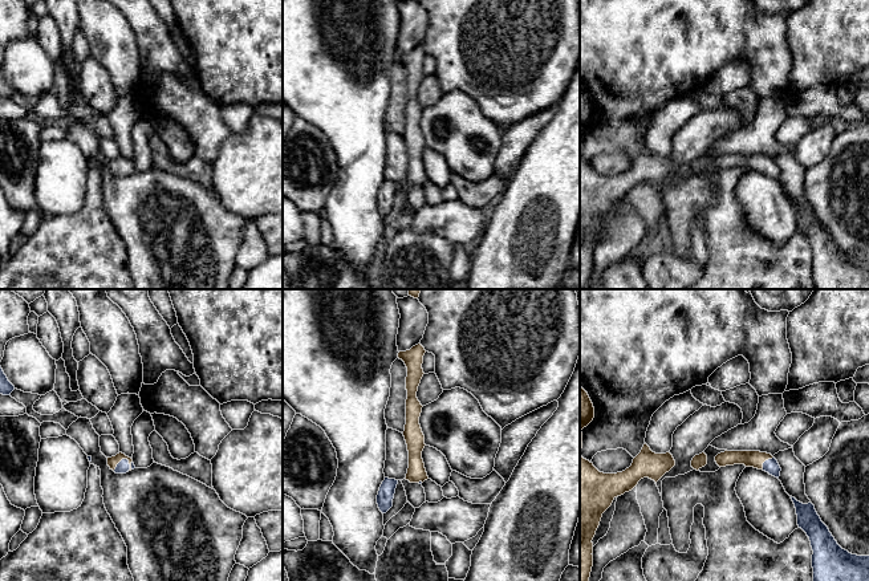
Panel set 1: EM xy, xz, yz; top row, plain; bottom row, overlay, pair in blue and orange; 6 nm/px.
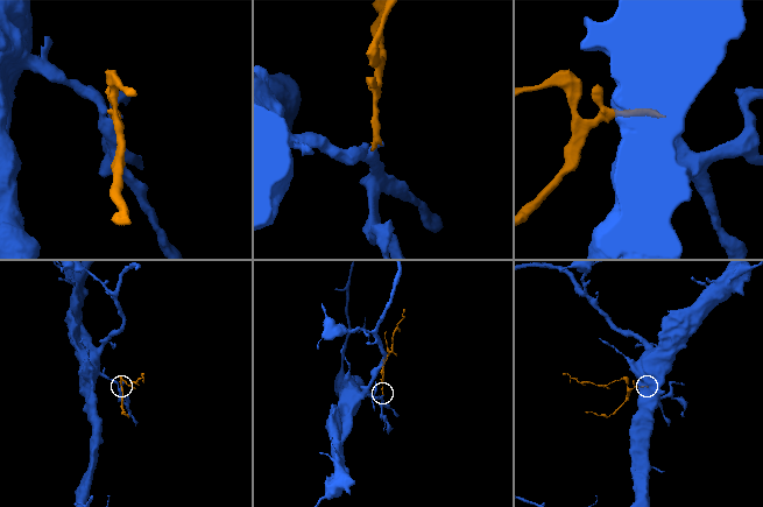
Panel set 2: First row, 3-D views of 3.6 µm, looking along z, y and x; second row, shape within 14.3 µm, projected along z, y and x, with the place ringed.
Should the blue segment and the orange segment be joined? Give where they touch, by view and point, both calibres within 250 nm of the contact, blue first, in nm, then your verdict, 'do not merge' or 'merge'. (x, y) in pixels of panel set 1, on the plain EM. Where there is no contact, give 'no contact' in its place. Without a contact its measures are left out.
meets blue in xy at (121, 163); 80 nm thick on the blue side, 60 nm on the other; merge

